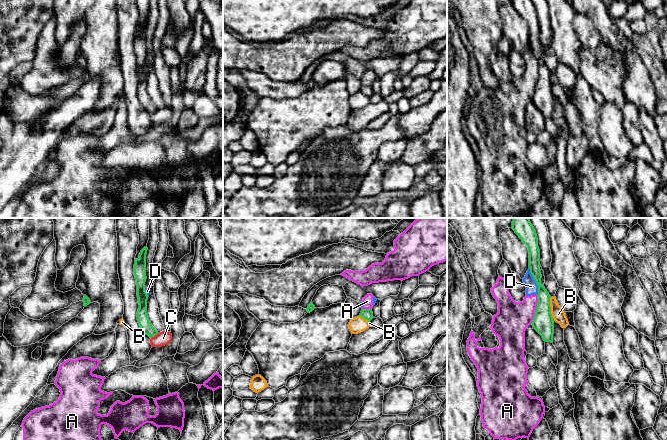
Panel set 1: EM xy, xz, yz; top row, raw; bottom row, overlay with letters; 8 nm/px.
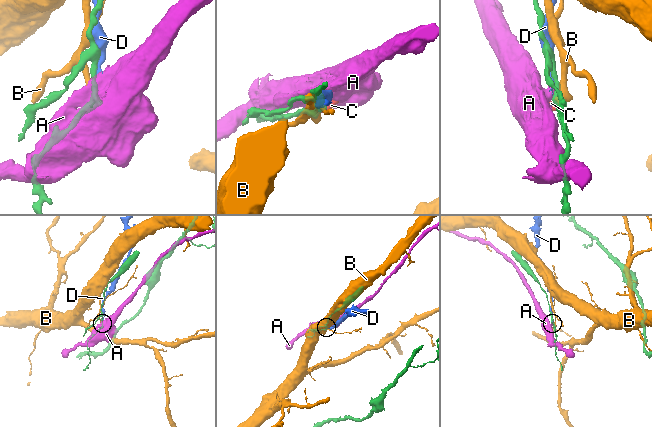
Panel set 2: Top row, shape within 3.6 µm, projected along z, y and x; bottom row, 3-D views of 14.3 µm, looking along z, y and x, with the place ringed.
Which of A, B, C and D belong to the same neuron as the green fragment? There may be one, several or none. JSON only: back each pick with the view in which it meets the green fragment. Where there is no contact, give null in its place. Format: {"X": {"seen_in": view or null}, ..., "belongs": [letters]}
{"belongs": []}

